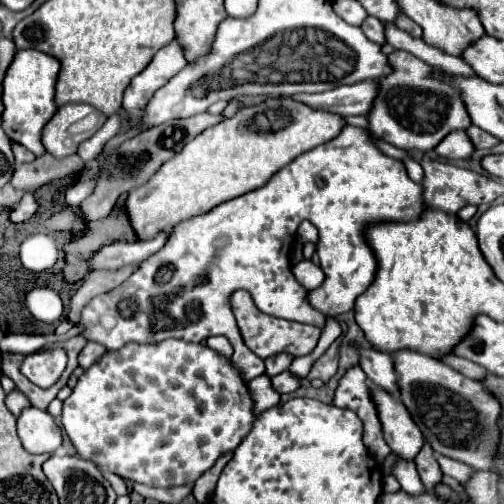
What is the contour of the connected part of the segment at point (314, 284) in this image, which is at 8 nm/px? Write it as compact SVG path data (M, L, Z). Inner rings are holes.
M302 260L302 262L294 264L294 266L292 266L292 274L294 274L296 280L298 280L304 288L308 288L308 290L314 290L314 288L318 288L318 286L324 282L324 272L322 272L322 268L316 266L316 264L310 262L310 260Z

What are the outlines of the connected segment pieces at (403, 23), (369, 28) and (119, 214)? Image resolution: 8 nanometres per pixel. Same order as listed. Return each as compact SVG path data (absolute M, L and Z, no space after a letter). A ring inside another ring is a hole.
M400 16L400 20L396 20L396 26L398 26L400 30L408 32L408 34L414 36L414 38L422 38L422 28L420 28L414 20L410 20L408 16Z
M368 16L360 28L364 30L364 34L366 34L372 42L376 42L376 44L380 44L380 46L386 44L386 36L384 36L384 30L386 30L386 28L384 28L384 24L382 24L378 18Z
M124 198L114 206L108 218L98 222L90 222L84 236L66 244L66 268L64 278L66 282L80 282L88 272L88 260L106 244L116 240L134 240L136 234L128 220ZM78 254L80 254L80 270L78 270ZM80 274L80 278L78 278Z

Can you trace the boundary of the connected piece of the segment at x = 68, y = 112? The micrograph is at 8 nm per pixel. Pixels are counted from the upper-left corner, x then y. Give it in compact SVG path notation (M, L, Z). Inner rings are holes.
M90 104L60 106L60 110L50 120L50 124L46 124L44 128L42 140L44 140L46 152L50 152L56 158L74 154L80 142L94 136L104 122L106 122L106 116Z

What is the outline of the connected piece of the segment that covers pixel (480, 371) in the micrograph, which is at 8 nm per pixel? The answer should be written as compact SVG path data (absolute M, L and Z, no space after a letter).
M454 354L442 358L442 362L448 364L448 366L452 366L452 368L456 368L458 372L462 372L464 376L468 376L468 378L472 378L472 380L484 380L484 378L488 376L488 372L486 372L482 366L478 366L478 364L470 362L470 360L466 360L466 358L454 356Z

